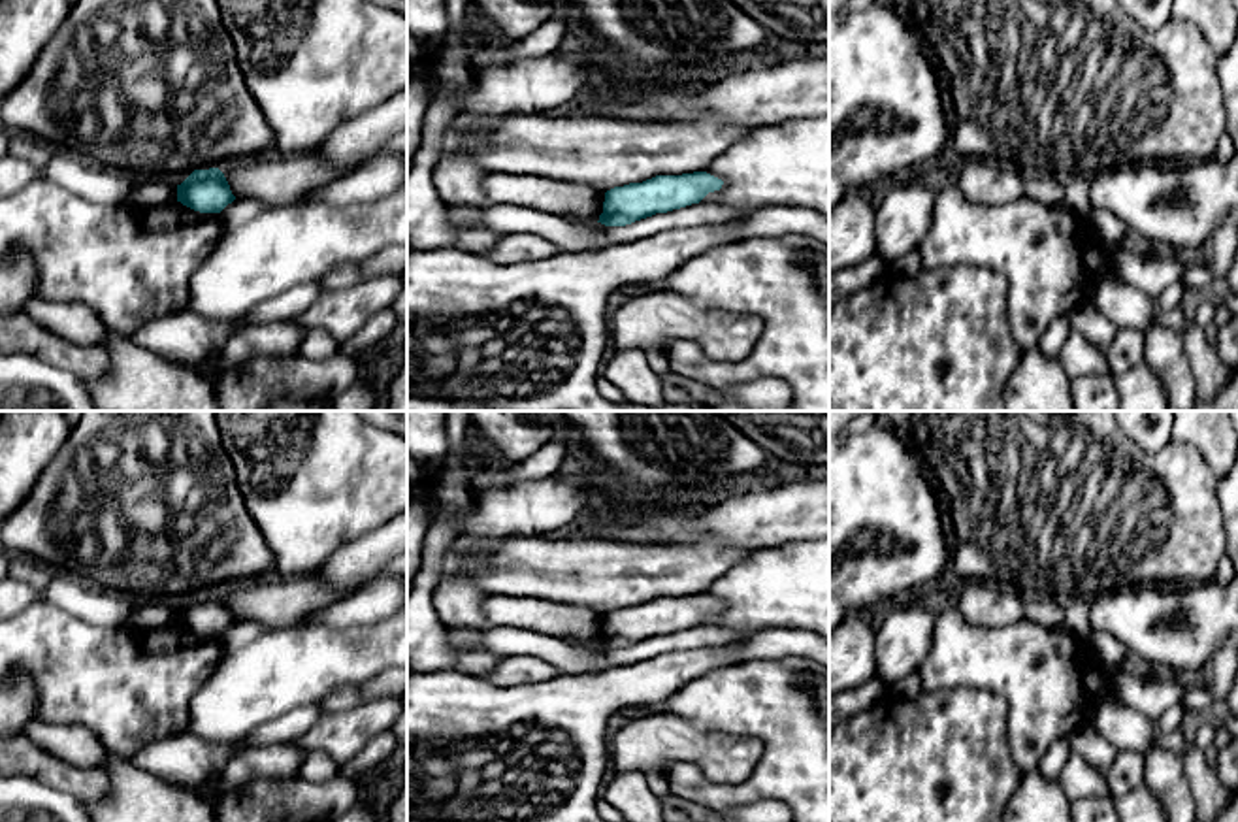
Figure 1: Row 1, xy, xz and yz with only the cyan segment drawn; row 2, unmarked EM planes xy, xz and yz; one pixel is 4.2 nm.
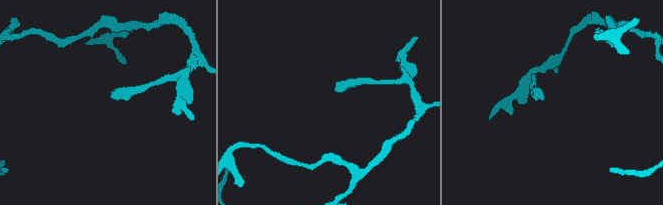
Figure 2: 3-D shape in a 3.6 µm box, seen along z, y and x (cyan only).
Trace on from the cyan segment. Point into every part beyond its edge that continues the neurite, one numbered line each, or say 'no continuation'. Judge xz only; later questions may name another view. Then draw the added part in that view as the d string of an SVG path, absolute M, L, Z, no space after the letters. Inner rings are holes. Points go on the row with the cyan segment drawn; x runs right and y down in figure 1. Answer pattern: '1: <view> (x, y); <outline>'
no continuation

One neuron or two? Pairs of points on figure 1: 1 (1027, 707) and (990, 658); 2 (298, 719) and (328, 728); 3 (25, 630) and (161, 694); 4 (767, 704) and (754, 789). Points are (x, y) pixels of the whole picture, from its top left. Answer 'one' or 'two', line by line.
1: one
2: two
3: one
4: one

